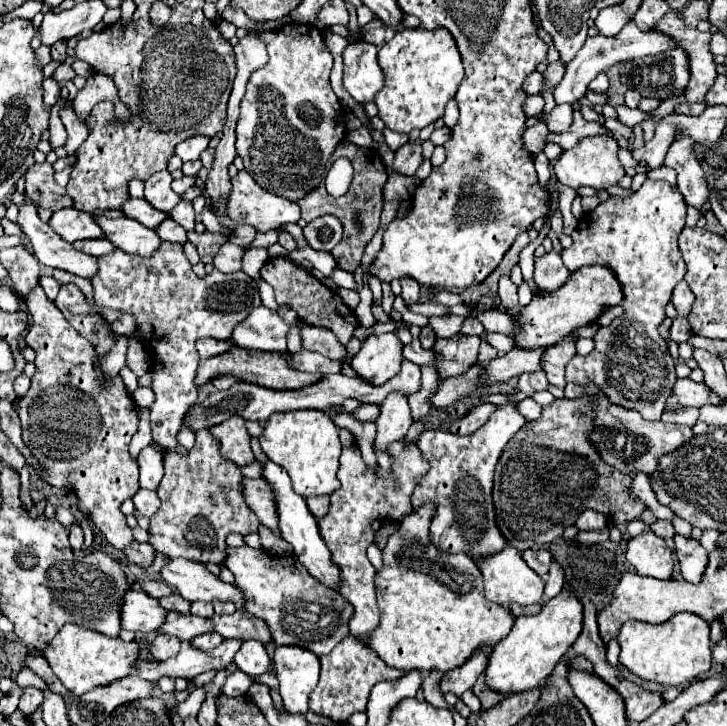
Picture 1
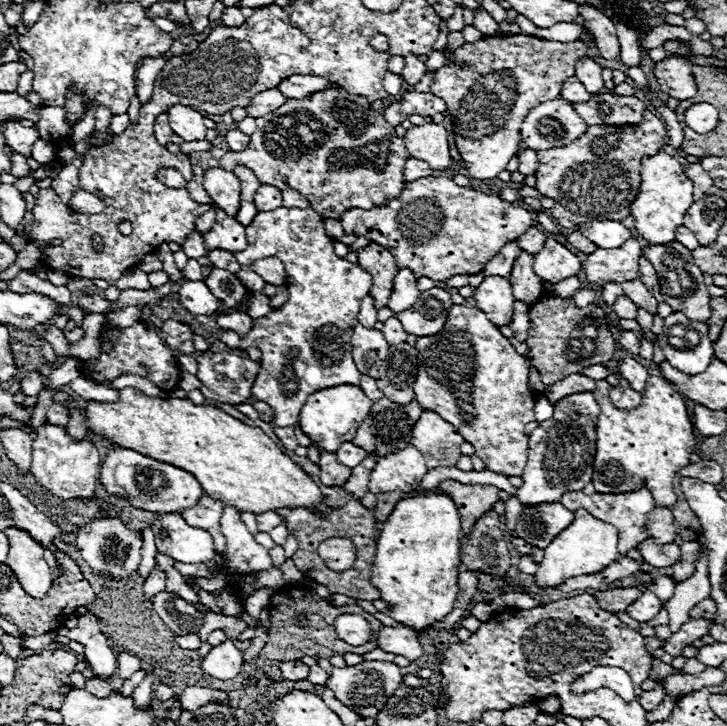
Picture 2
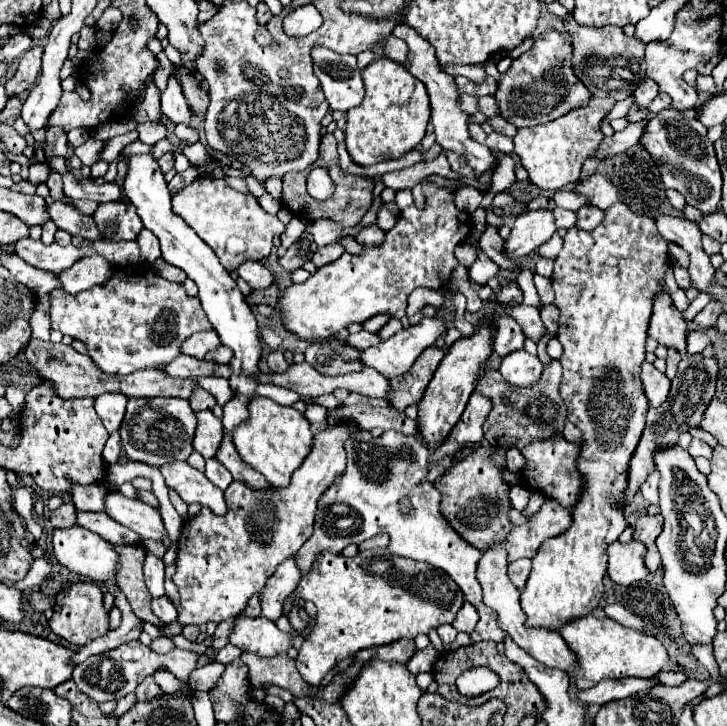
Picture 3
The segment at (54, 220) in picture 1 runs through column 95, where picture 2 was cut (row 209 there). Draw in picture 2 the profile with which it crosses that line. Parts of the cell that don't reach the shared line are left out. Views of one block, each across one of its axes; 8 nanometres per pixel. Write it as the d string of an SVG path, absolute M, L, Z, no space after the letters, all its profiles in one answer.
M212 168L206 172L204 188L210 192L214 200L214 208L222 208L230 212L230 216L238 214L240 208L240 180L222 168Z

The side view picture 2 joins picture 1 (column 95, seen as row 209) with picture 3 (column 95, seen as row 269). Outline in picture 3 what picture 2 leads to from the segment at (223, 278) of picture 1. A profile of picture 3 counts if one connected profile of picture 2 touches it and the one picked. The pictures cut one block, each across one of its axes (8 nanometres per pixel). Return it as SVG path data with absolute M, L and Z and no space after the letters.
M150 270L150 282L140 276L142 282L136 284L98 284L78 294L68 294L62 288L54 288L50 292L50 318L52 328L74 336L82 340L88 350L90 358L108 374L132 374L136 370L144 368L160 368L166 366L166 362L172 362L182 354L180 346L186 338L190 338L194 332L202 332L210 328L210 320L206 318L206 312L202 310L202 304L196 296L188 296L182 284L164 280L156 272Z

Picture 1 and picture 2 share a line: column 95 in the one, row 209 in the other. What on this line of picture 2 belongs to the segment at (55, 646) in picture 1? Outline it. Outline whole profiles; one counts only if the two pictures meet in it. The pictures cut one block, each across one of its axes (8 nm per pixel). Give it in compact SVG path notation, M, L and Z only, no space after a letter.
M660 150L656 156L642 160L642 186L632 204L630 216L636 222L638 234L648 244L670 244L670 240L674 240L676 228L684 224L686 210L692 202L692 184L676 158Z

